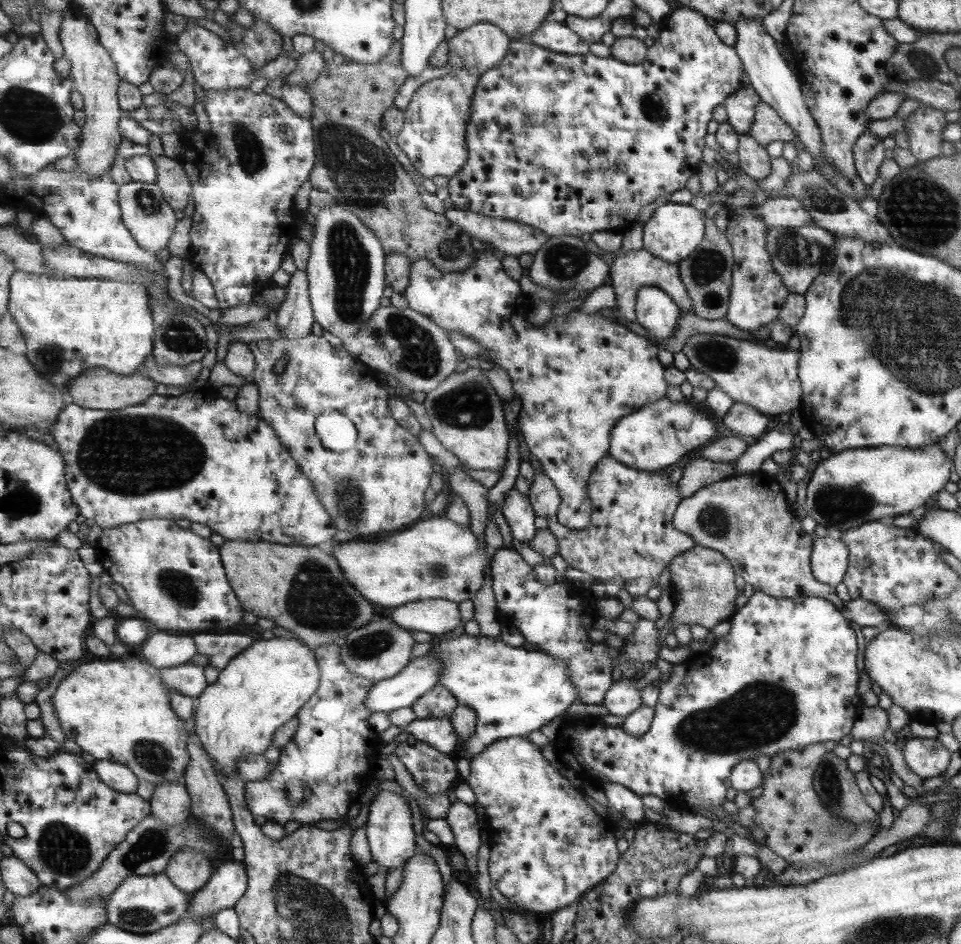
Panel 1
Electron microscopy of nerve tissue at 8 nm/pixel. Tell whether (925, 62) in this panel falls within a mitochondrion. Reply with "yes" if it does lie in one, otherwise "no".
yes

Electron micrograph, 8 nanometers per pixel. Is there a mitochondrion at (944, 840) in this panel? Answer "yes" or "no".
no

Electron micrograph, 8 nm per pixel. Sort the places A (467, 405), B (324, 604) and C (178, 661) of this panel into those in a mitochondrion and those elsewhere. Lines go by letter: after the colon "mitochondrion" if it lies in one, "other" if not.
A: mitochondrion
B: mitochondrion
C: other

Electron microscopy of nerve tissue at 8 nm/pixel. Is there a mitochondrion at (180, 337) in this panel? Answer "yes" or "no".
yes

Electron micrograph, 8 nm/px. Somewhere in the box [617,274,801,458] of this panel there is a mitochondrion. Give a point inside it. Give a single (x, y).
(713, 354)

